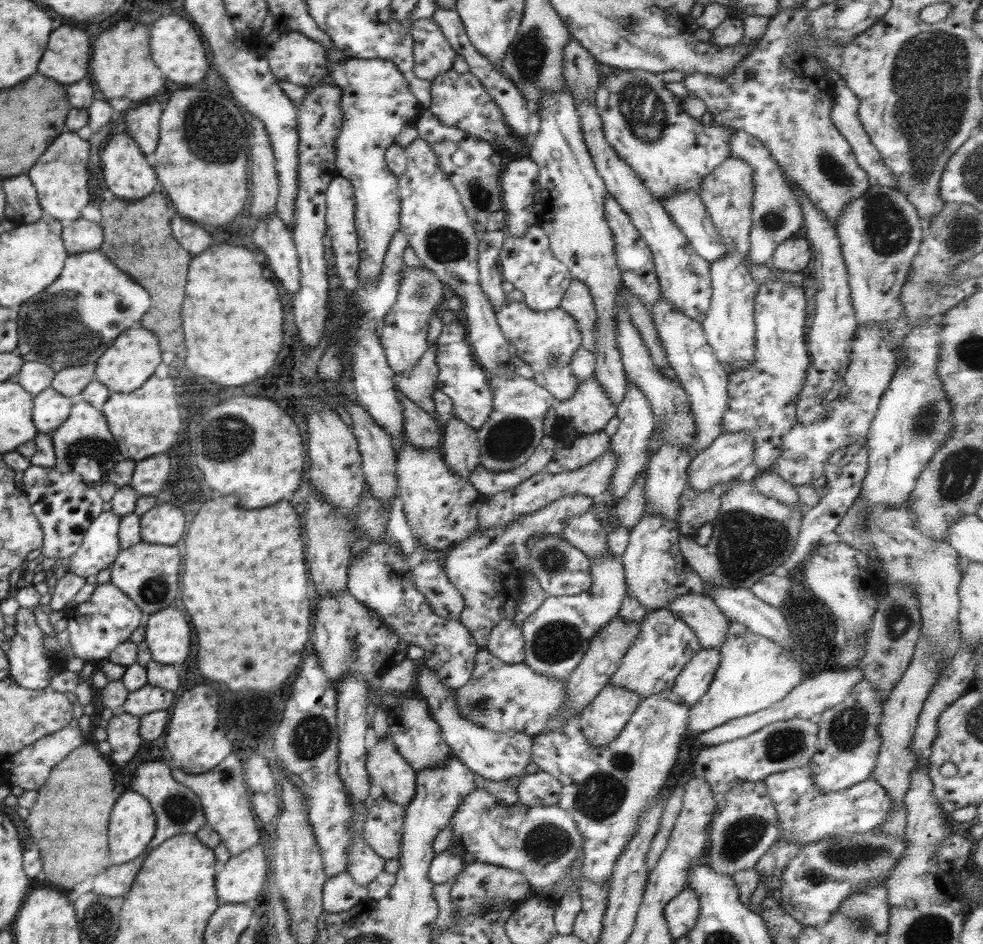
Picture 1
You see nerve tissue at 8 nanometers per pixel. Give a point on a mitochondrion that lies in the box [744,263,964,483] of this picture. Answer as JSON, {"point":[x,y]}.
{"point":[925,421]}

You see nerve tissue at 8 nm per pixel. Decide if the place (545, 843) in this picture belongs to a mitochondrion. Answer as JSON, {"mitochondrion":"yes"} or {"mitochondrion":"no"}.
{"mitochondrion":"yes"}

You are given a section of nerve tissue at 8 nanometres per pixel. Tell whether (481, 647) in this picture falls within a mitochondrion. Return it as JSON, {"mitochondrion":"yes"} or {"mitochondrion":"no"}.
{"mitochondrion":"no"}

